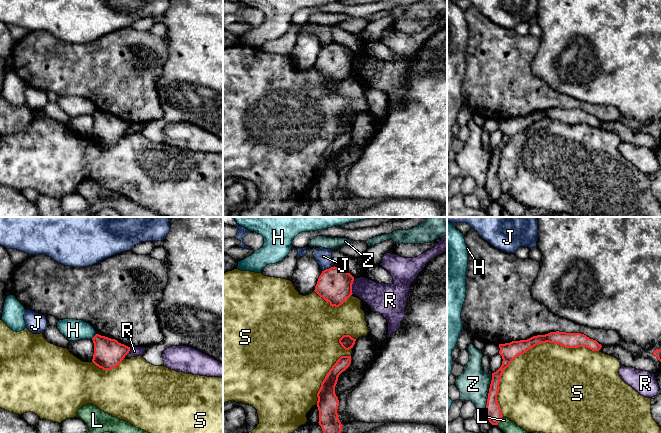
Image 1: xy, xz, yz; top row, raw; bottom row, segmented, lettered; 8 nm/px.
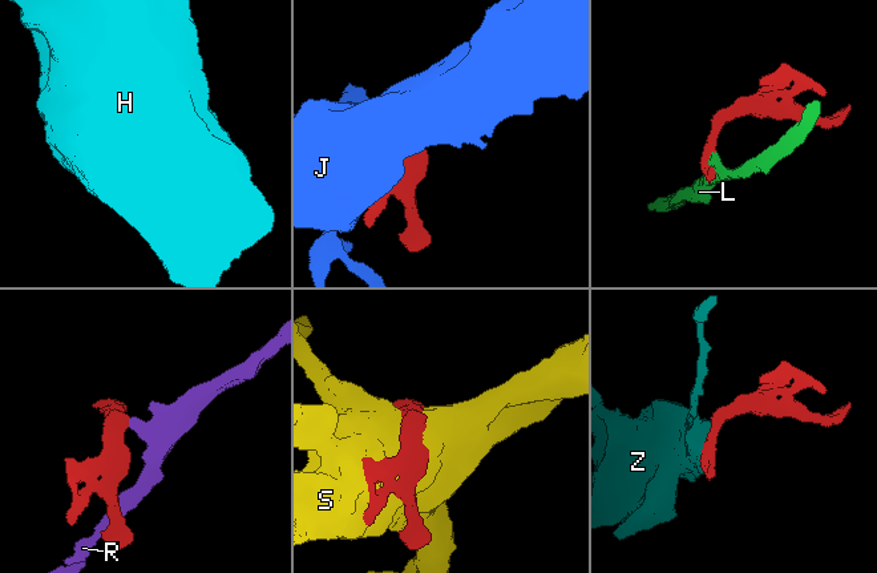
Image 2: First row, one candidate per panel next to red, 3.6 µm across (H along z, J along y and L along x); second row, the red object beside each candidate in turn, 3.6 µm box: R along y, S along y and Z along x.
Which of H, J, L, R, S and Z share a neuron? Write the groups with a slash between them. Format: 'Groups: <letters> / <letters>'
Groups: H / J / L / R / S / Z

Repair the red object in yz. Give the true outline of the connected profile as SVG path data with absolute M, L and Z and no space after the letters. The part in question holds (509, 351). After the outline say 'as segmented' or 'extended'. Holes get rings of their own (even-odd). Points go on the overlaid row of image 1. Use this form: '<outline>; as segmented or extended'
M550 332L545 335L533 336L527 340L512 341L510 343L499 344L499 354L502 356L502 365L494 373L489 388L487 405L484 413L492 425L498 425L503 417L497 395L500 389L500 380L505 369L518 356L526 353L529 349L542 343L554 343L565 348L586 347L592 351L599 351L602 347L596 340L590 339L581 333Z; as segmented

